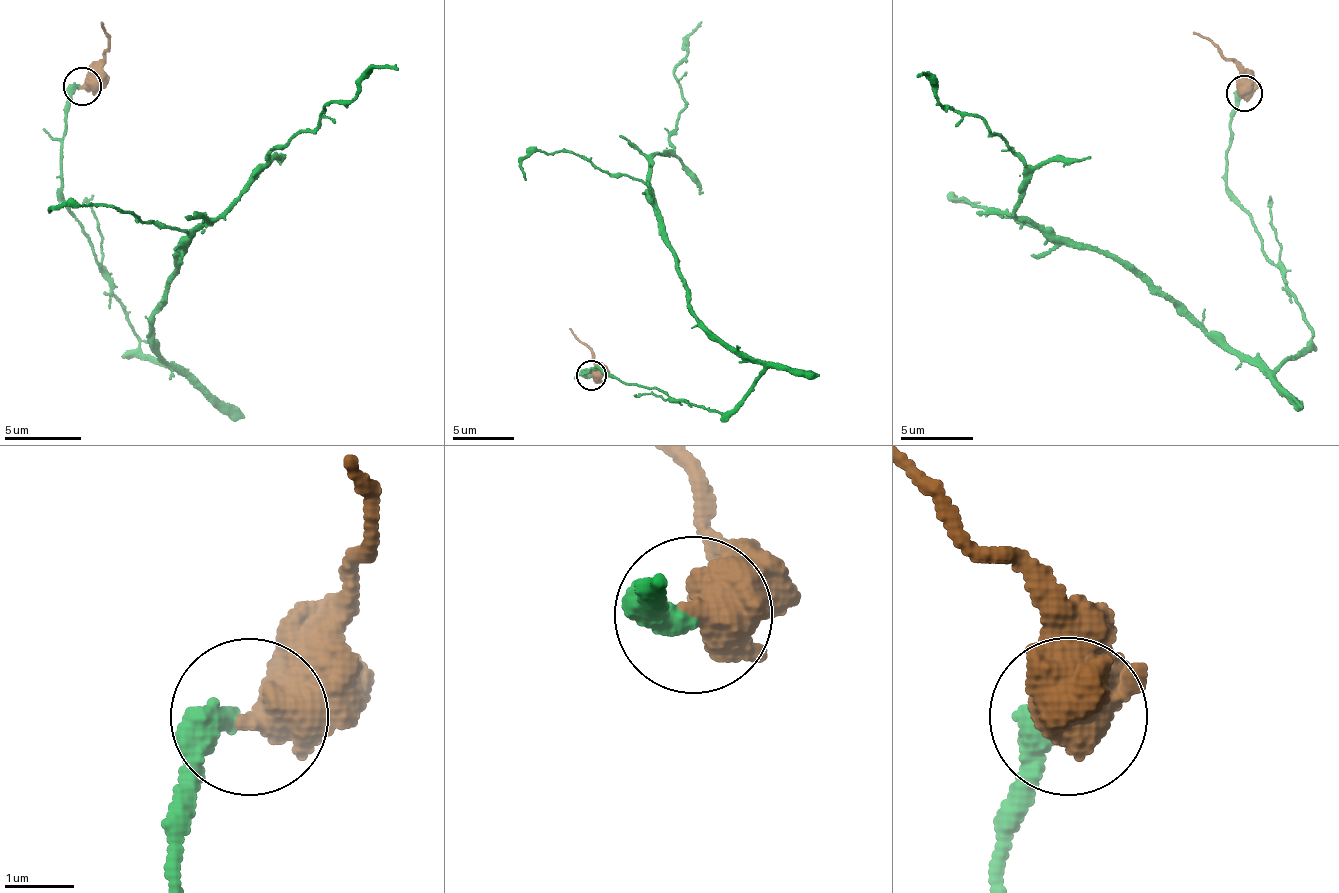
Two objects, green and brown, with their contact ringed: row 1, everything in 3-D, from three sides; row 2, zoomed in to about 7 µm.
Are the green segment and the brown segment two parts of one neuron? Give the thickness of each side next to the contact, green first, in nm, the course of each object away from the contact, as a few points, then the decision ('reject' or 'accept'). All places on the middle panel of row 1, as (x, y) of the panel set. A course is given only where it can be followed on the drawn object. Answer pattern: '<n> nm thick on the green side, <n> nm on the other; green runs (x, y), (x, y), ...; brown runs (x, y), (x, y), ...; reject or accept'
400 nm thick on the green side, 650 nm on the other; green runs (592, 376), (728, 413), (763, 367), (693, 312), (651, 176), (674, 147), (675, 69), (701, 22); brown runs (592, 376), (595, 363), (589, 347), (569, 329); reject

